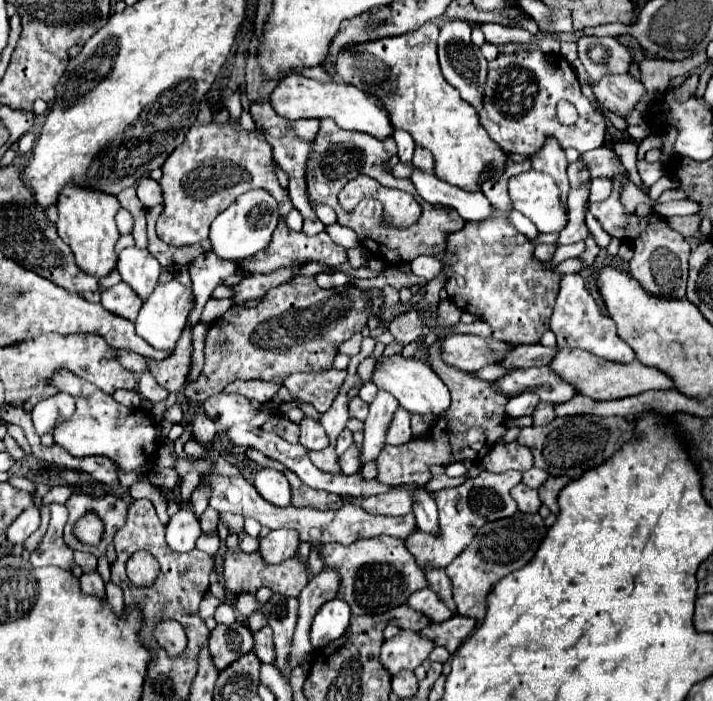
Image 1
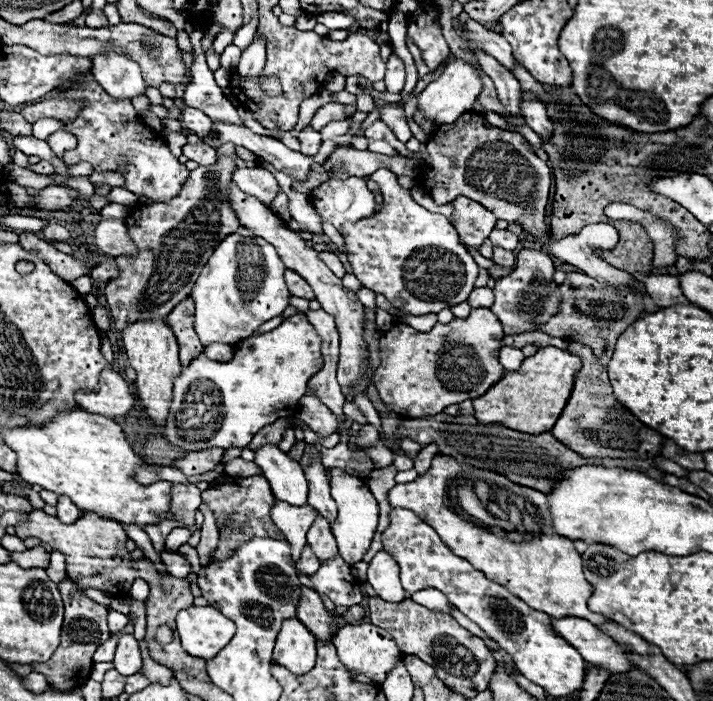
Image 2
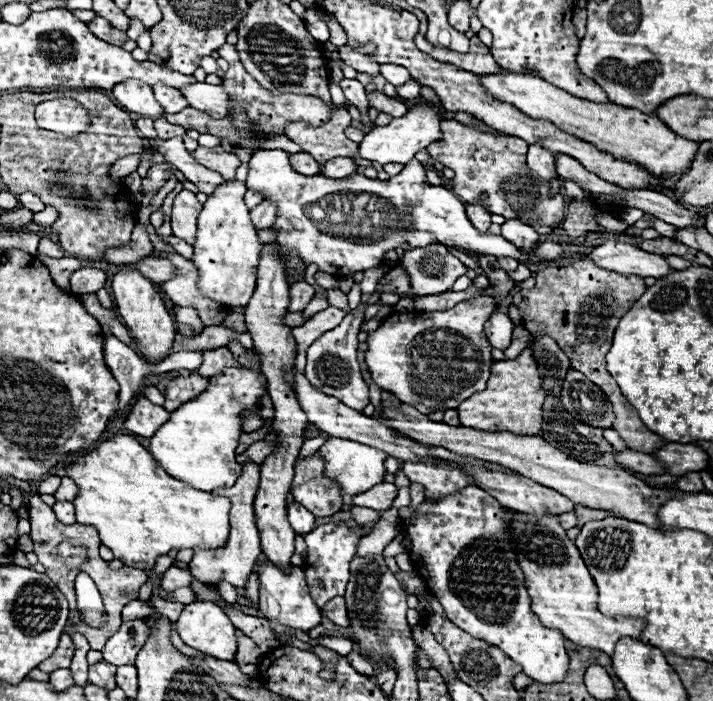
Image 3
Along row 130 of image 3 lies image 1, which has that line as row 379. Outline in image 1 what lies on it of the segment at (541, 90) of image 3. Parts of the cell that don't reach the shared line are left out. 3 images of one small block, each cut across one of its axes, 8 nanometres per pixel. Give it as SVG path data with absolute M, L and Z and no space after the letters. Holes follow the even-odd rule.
M562 348L550 364L566 382L570 382L582 396L590 396L594 400L618 400L626 396L636 396L648 390L670 390L674 382L658 368L644 366L640 360L632 360L630 364L618 364L610 360L602 360L582 348Z

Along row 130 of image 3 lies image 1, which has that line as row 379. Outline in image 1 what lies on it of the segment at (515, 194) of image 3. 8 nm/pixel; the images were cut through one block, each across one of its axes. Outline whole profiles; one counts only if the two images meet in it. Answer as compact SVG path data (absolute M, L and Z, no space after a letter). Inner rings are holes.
M438 342L428 346L428 358L432 370L442 378L442 382L448 386L452 394L452 404L446 410L446 416L438 416L434 426L430 428L430 434L424 438L412 438L410 442L402 446L386 446L382 454L378 456L378 476L376 480L386 486L402 486L408 482L414 482L418 486L432 480L430 468L426 466L448 466L454 462L474 462L478 464L484 454L506 434L508 420L506 416L506 404L508 396L502 396L492 382L480 380L472 376L470 372L462 372L458 368L450 368L444 360L438 358Z

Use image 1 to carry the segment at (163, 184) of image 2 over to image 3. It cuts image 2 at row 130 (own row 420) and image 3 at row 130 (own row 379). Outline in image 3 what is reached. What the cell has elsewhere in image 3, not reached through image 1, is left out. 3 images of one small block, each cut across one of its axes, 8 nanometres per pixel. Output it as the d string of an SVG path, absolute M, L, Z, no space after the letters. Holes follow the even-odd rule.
M54 98L36 106L36 120L40 128L60 132L64 136L74 136L86 130L88 114L72 98Z

